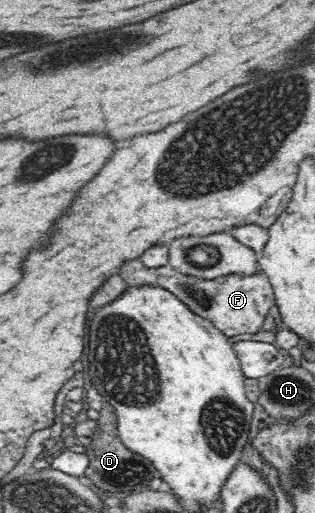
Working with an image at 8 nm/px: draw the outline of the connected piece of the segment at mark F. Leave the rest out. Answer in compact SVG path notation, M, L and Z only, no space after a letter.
M140 258L134 262L124 262L120 268L120 276L128 282L128 286L162 286L170 290L180 301L185 302L190 310L202 318L210 320L226 337L244 333L257 333L275 305L275 295L271 282L263 272L252 277L229 275L222 279L204 281L178 272L168 262L165 265L150 267Z

